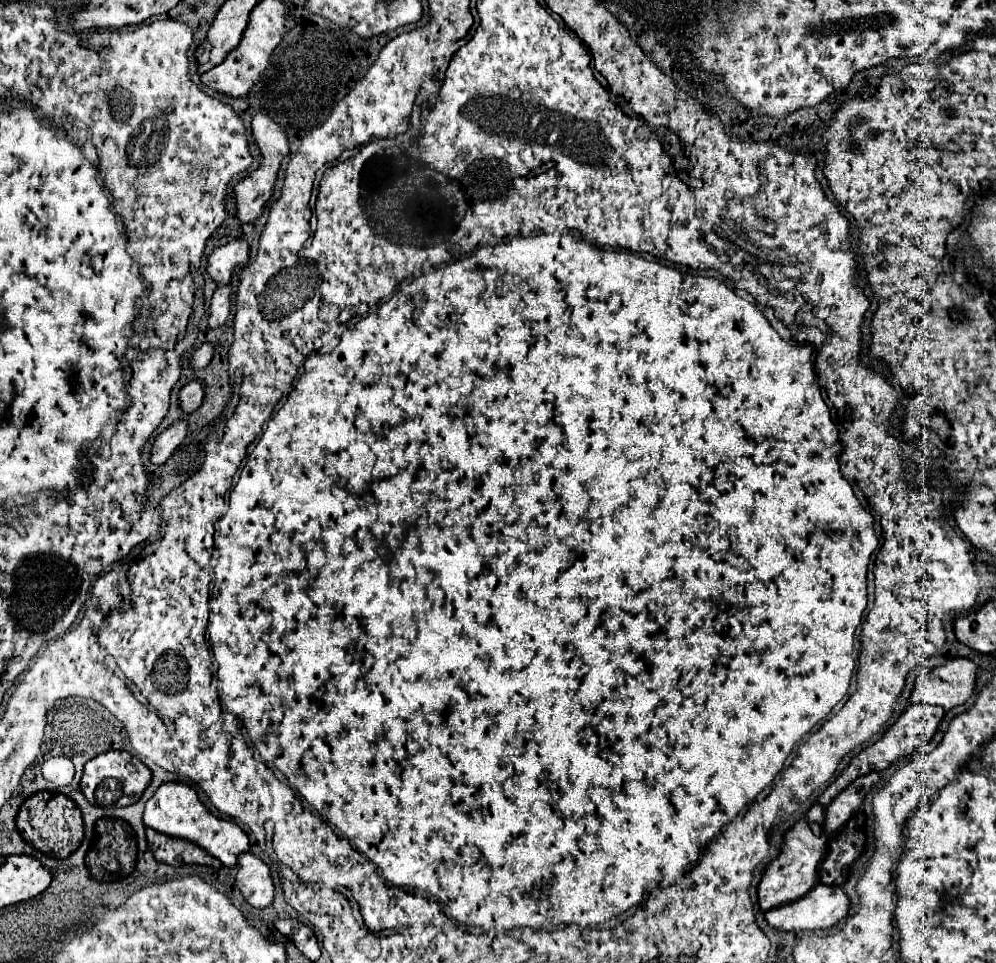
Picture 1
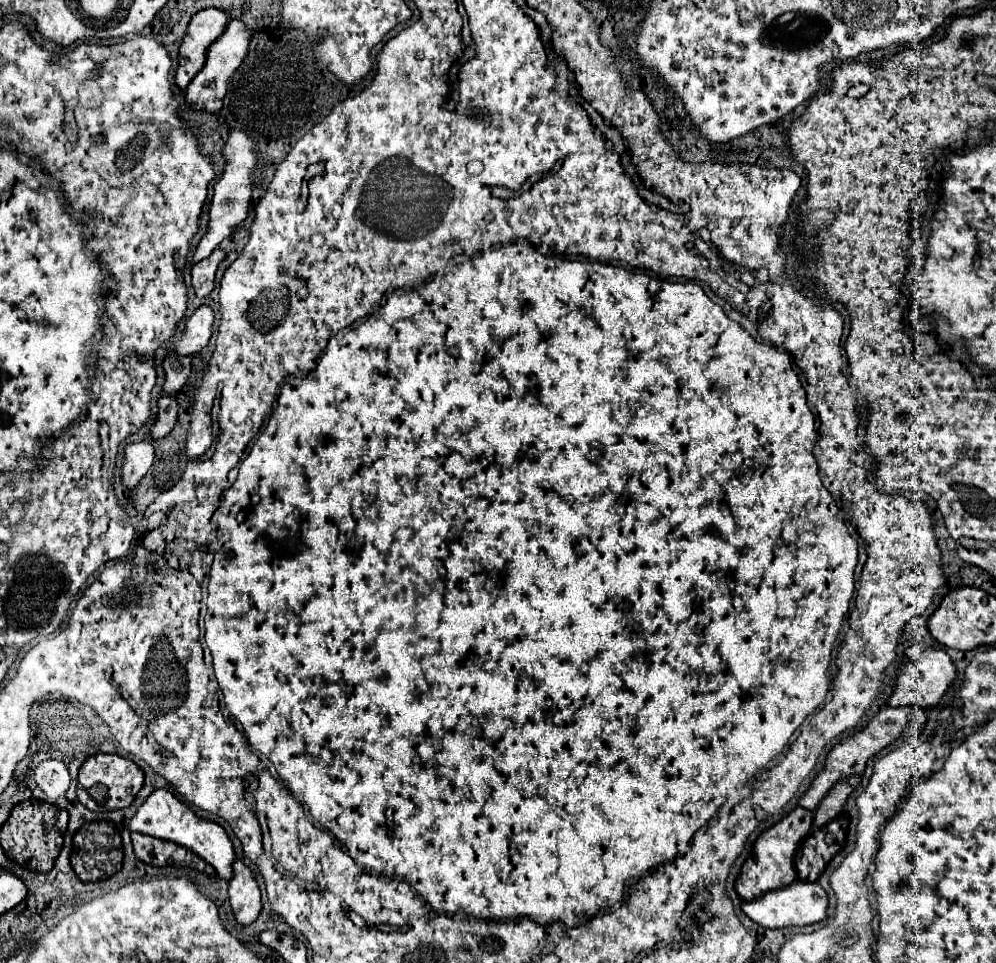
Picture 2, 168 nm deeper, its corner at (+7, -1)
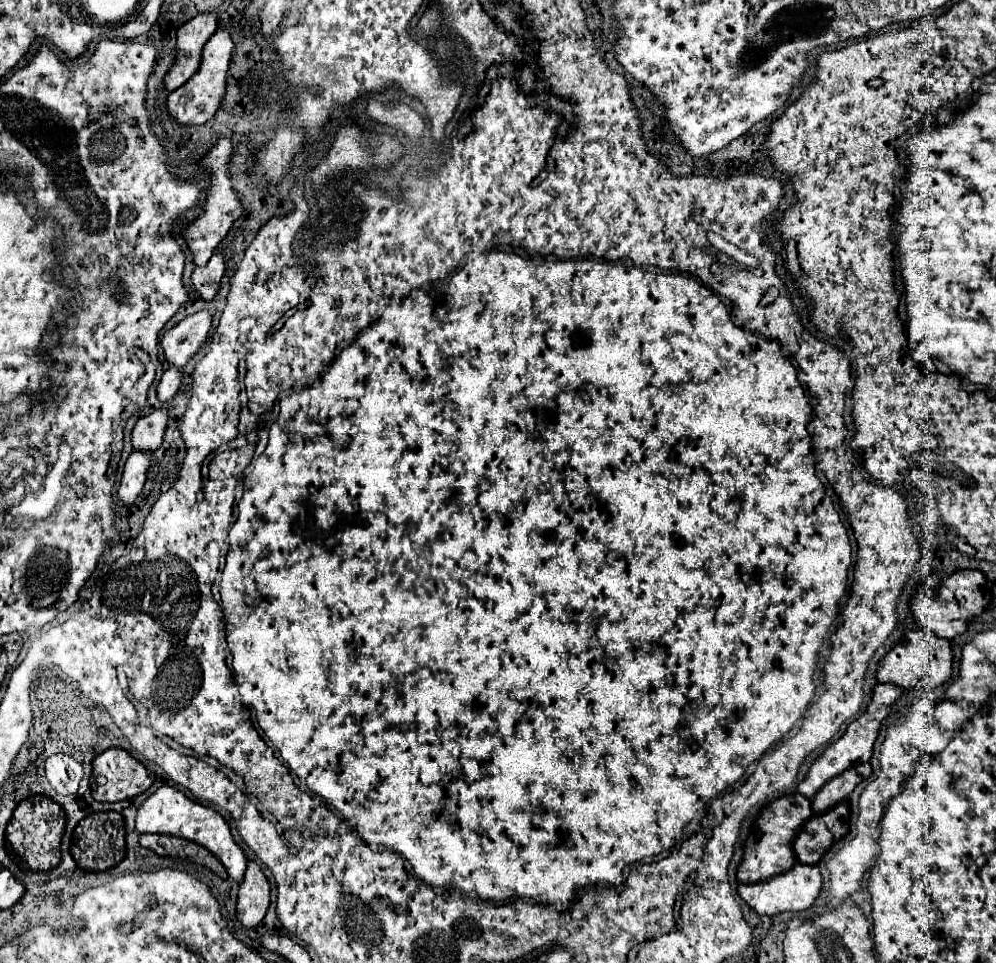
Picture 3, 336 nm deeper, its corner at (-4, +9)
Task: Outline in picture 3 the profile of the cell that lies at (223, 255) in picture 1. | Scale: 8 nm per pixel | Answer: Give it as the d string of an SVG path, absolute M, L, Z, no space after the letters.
M215 253L205 267L195 267L191 275L191 283L203 301L211 301L215 297L223 271L225 271L225 263L221 253Z

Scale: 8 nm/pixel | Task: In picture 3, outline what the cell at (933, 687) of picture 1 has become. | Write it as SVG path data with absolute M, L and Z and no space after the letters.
M917 629L917 631L907 631L903 641L899 641L881 659L875 677L879 679L879 683L893 683L903 689L909 689L909 687L933 689L943 685L951 677L951 665L953 665L953 653L951 653L949 639L941 639L931 635L929 631Z

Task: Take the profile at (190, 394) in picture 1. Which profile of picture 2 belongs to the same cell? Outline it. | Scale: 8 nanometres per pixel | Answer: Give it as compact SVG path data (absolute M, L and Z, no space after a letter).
M170 395L160 397L160 401L158 401L158 419L152 427L152 439L168 435L172 431L172 427L176 425L176 421L178 421L178 403L176 403L176 399L170 397Z

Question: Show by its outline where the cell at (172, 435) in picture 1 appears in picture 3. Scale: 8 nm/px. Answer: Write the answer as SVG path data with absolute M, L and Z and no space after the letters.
M133 451L125 463L125 473L121 479L121 485L117 489L117 499L123 505L133 505L139 491L145 485L145 473L151 461L151 453L143 453L143 451Z

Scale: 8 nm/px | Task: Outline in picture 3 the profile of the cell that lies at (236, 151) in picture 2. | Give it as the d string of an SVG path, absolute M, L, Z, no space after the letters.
M219 139L217 145L213 145L213 149L201 159L201 167L205 167L211 175L211 185L207 191L207 199L205 199L205 213L201 213L197 219L193 219L185 229L181 229L181 235L187 241L187 247L193 253L193 263L195 265L205 265L215 247L221 243L221 239L227 235L227 231L231 229L233 221L243 213L243 207L233 191L231 179L229 179L229 155L233 151L231 139Z

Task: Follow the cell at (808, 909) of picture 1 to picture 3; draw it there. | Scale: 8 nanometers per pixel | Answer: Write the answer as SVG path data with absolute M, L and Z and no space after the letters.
M795 863L791 867L791 871L775 875L775 877L771 877L767 881L739 885L737 893L759 915L777 915L777 913L783 913L783 911L803 911L803 909L809 909L813 905L813 901L819 897L821 883L823 883L823 879L821 879L821 873L819 873L817 865Z

